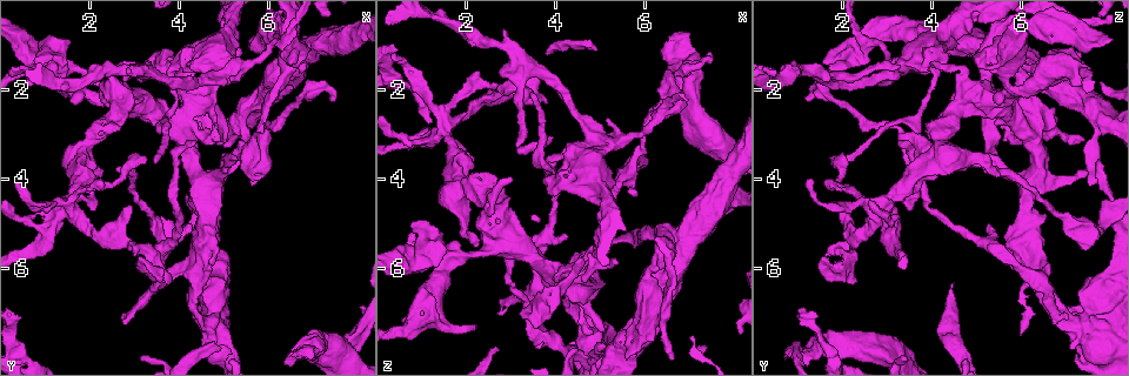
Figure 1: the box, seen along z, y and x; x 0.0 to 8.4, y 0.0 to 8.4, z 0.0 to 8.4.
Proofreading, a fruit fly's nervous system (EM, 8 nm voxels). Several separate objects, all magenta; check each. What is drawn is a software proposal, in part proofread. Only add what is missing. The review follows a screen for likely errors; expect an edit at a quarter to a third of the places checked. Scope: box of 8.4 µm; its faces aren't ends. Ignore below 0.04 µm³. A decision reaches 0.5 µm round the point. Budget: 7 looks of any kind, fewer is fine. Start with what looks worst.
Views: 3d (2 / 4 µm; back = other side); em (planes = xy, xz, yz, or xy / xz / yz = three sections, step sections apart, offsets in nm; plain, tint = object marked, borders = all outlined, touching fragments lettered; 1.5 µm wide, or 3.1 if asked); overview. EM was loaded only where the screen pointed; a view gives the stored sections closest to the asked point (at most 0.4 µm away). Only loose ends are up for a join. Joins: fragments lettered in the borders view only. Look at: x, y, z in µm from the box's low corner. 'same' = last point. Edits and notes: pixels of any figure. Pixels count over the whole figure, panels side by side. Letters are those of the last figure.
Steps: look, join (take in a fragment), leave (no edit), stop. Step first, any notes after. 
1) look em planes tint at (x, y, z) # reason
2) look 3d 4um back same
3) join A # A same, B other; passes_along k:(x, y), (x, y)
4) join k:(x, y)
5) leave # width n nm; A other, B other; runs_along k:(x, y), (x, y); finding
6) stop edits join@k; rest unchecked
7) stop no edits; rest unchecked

look em planes borders at (3.55, 3.65, 2.10) # thin end

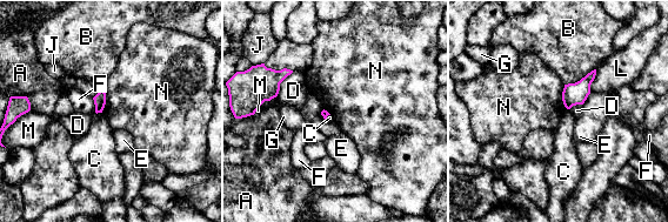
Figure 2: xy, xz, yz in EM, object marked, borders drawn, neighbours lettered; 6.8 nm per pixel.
leave # A other, B other, C other, D other, E other, F other, G other, J other, L other, M other, N other; border 2:(102, 87), (105, 105), (101, 112); no lettered fragment goes on from it

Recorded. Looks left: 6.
look em planes plain at (5.60, 4.15, 7.55) # branch stops here

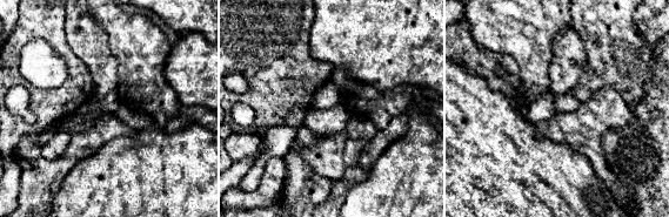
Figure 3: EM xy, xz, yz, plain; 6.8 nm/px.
look em planes borders same # what lies round it

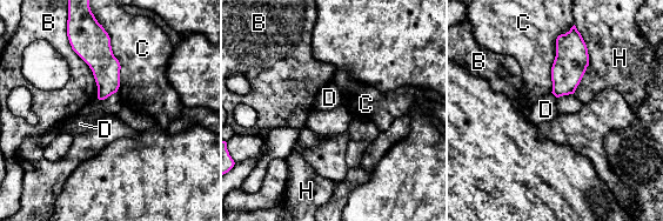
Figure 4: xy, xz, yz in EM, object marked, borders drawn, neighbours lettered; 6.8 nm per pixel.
leave # width 180 nm; B other, C other, D other, H other; border 4:(66, 22), (98, 98); no lettered fragment goes on from it

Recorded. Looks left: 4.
look 3d 4um at (3.10, 5.70, 1.55) # an open end

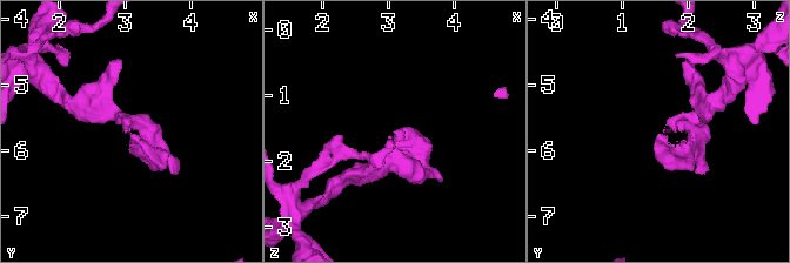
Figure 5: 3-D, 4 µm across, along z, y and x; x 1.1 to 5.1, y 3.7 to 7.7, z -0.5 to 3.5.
look em planes borders at (3.05, 5.70, 1.60)

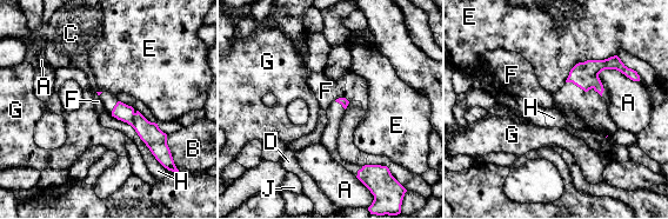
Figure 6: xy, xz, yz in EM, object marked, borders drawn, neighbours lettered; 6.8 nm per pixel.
leave # A other, B other, C other, D other, E other, F other, G other, H other, J other; border 6:(616, 54), (579, 61), (565, 81); no lettered fragment goes on from it

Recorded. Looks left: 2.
stop no edits; rest unchecked

